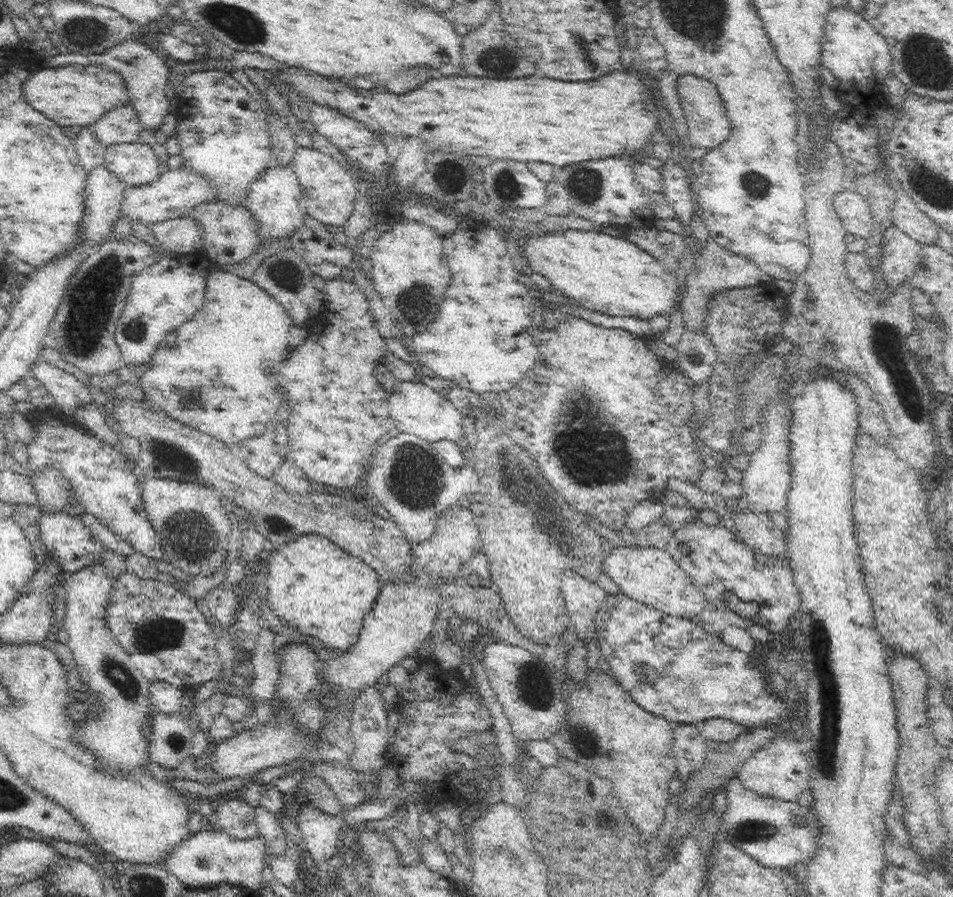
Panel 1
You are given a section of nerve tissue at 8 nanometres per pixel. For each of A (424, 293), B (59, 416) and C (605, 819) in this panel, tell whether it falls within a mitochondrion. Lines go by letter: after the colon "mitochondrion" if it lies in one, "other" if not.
A: mitochondrion
B: other
C: other

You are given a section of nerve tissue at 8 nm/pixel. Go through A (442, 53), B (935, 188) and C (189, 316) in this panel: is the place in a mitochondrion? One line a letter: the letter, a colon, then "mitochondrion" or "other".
A: other
B: mitochondrion
C: other

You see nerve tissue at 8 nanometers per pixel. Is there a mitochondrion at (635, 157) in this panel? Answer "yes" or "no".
no

